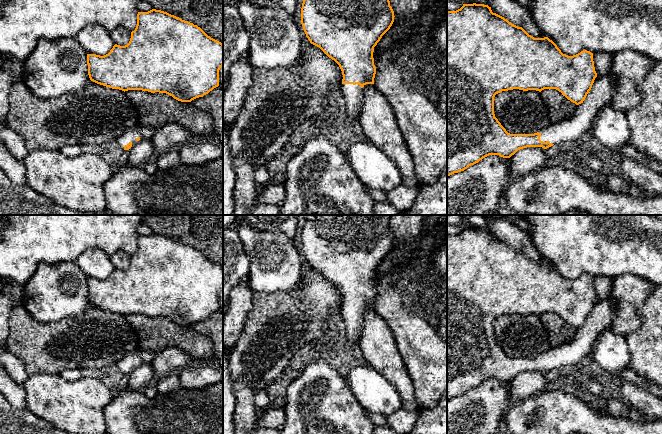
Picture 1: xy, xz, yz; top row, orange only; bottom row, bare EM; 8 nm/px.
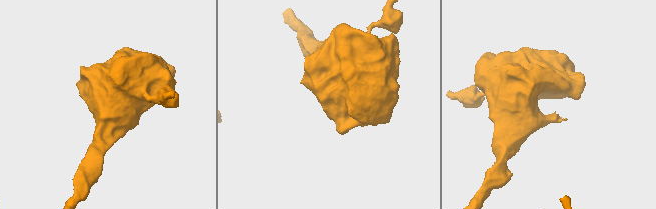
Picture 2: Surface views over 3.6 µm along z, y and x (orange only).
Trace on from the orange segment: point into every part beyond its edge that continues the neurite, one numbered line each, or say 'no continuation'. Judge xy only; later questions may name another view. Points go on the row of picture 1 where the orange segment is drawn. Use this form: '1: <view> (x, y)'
1: xy (144, 132)

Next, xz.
1: xz (354, 100)

